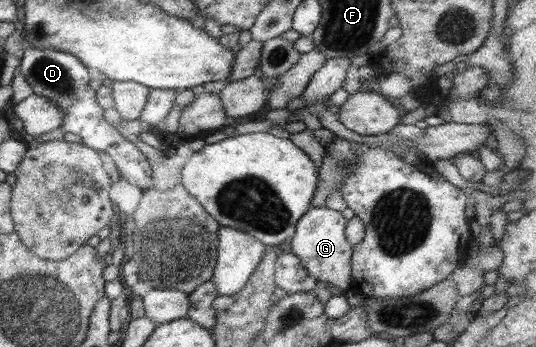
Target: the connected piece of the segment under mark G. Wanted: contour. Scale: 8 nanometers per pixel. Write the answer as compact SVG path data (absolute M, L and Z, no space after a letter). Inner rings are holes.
M310 207L295 224L290 238L290 253L298 258L307 273L320 283L328 282L340 290L353 288L351 277L351 248L345 237L346 219L340 211L327 207Z

